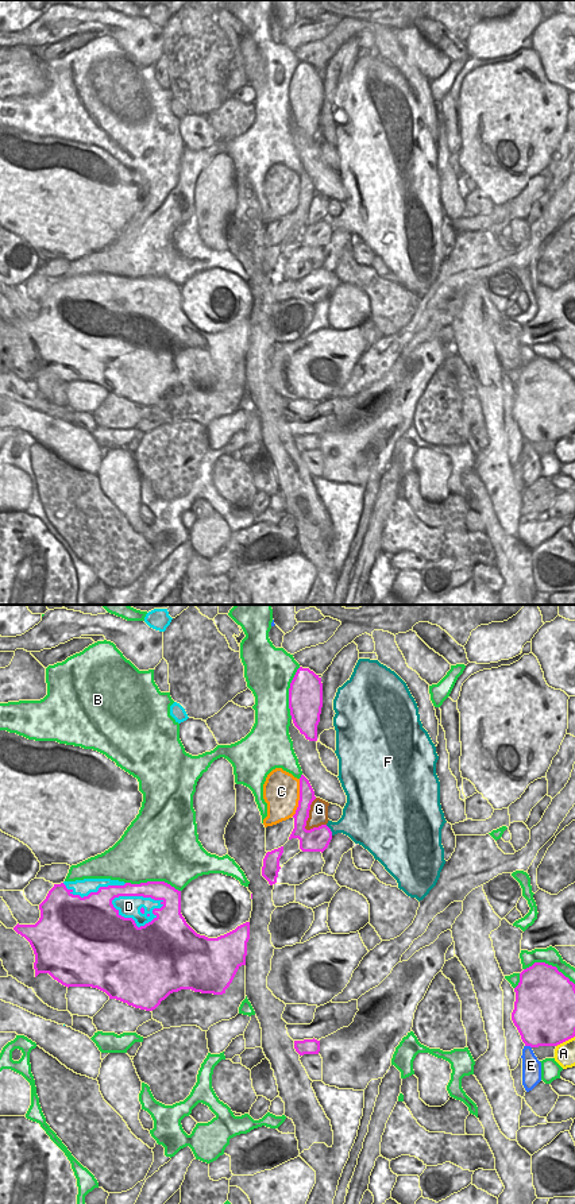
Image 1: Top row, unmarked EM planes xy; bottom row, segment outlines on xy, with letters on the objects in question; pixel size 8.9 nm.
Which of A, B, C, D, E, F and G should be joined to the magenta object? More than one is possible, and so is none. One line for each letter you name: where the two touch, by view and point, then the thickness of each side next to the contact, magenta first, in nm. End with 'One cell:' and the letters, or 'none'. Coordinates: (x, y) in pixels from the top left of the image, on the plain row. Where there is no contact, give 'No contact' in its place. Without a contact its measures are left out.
One cell: none

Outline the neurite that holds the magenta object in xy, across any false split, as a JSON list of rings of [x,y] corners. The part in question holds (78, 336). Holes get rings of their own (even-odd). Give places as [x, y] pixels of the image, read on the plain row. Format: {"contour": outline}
{"contour": [[[147,277],[140,279],[100,282],[81,293],[73,290],[63,278],[54,279],[46,294],[39,300],[40,313],[35,320],[16,320],[13,325],[24,332],[35,350],[35,373],[49,368],[65,382],[92,382],[105,387],[135,404],[153,406],[170,389],[192,385],[201,389],[223,390],[232,378],[238,364],[246,360],[247,337],[250,335],[250,317],[217,333],[197,329],[181,309],[181,286],[165,277]],[[119,292],[143,292],[159,296],[162,302],[154,304],[155,313],[138,323],[132,313],[124,313],[112,300]]]}

